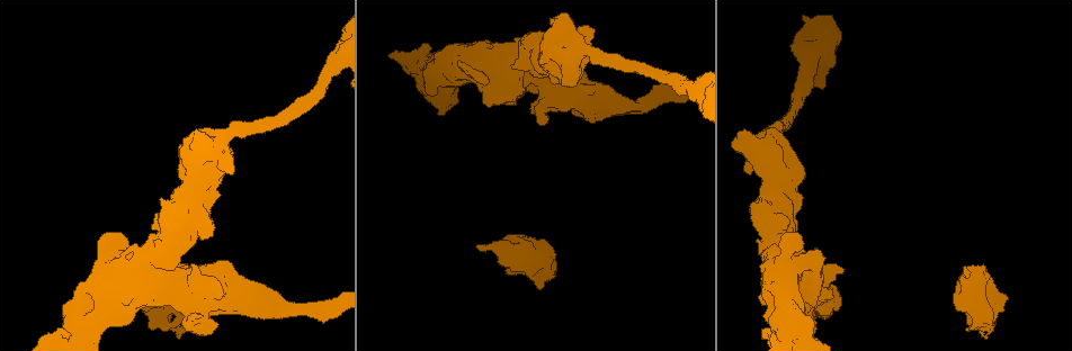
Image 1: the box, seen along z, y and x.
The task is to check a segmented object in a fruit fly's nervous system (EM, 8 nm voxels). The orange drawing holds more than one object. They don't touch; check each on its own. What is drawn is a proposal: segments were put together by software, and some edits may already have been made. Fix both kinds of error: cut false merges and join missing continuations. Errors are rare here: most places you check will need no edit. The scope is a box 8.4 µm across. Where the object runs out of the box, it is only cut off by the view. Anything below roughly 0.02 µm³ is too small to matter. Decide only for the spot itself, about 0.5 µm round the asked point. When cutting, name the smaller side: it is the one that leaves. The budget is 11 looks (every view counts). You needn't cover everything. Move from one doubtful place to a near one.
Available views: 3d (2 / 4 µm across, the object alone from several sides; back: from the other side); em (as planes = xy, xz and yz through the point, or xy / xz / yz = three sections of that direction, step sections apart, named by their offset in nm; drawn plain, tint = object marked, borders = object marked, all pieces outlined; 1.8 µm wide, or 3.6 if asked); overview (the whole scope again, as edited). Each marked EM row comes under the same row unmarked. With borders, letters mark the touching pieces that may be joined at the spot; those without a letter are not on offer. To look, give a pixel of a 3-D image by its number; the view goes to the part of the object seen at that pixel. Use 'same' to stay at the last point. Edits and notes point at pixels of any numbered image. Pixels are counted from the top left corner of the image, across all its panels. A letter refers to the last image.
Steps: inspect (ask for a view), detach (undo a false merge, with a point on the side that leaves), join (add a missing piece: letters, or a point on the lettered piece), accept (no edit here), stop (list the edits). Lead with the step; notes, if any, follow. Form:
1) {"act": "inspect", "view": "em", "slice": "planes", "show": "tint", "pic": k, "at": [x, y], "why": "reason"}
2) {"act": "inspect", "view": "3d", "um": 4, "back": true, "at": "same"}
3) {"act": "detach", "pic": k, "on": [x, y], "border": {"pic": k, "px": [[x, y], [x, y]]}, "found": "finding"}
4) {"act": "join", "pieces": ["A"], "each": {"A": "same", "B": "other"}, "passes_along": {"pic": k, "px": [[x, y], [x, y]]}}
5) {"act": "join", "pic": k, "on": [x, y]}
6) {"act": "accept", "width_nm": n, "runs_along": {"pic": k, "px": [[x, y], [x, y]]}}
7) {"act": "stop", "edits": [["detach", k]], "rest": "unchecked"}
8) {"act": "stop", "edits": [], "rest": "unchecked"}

{"act": "inspect", "view": "3d", "um": 4, "pic": 1, "at": [567, 93], "why": "abrupt turn"}

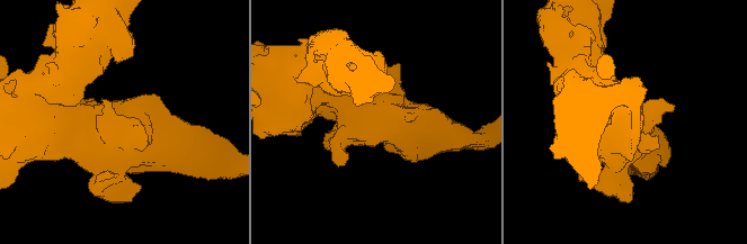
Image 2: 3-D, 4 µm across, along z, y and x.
{"act": "inspect", "view": "em", "um": 3.6, "slice": "xy", "step": 16, "show": "tint", "pic": 2, "at": [380, 117], "why": "need the tissue"}

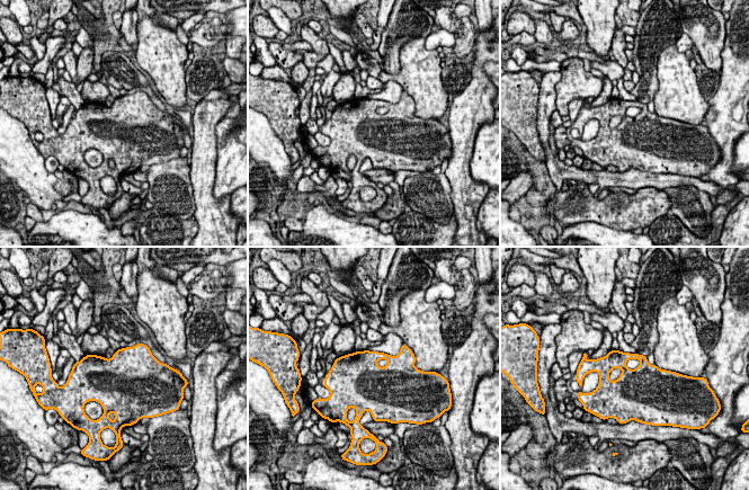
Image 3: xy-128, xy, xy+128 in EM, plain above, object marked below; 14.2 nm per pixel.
{"act": "inspect", "view": "em", "um": 3.6, "slice": "planes", "show": "borders", "at": "same", "why": "cut it another way"}

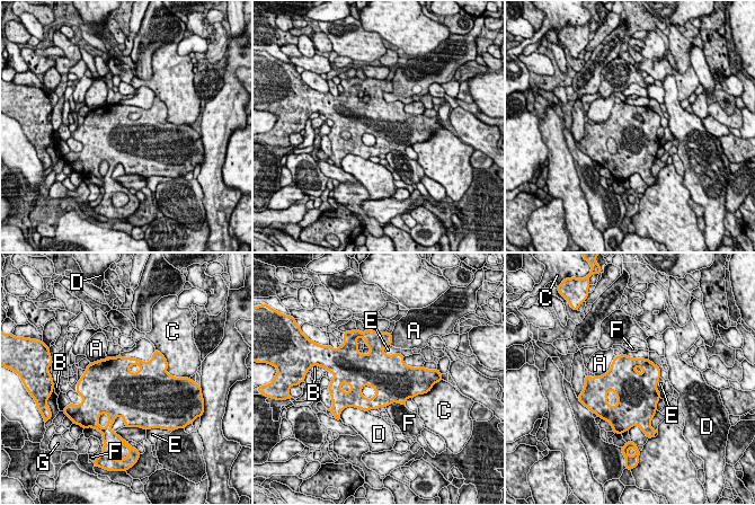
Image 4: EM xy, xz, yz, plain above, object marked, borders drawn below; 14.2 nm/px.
{"act": "accept", "each": {"A": "other", "B": "other", "C": "other", "D": "other", "E": "other", "F": "other", "G": "other"}, "border": {"pic": 4, "px": [[615, 356], [611, 366], [595, 377]]}, "found": "continuous, no second neuron"}

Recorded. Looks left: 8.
{"act": "inspect", "view": "em", "um": 3.6, "slice": "xz", "step": 8, "show": "tint", "pic": 1, "at": [122, 258], "why": "touches itself"}

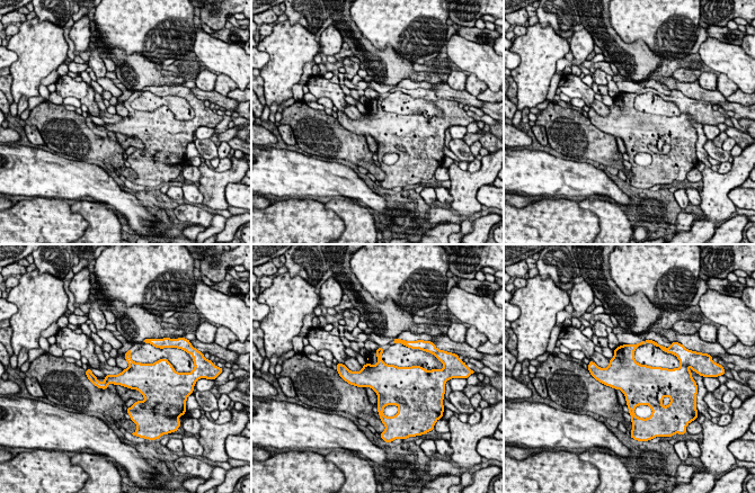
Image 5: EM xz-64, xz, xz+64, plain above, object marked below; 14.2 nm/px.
{"act": "inspect", "view": "em", "um": 3.6, "slice": "xz", "step": 8, "show": "borders", "at": "same"}

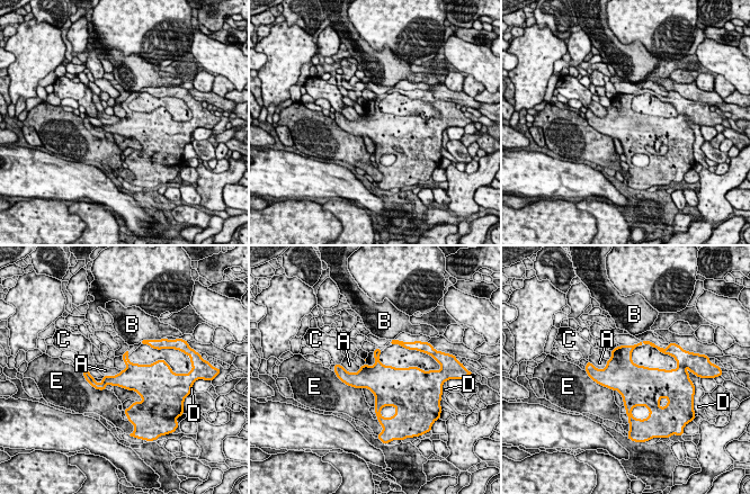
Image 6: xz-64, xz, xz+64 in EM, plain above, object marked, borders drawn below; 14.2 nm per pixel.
{"act": "accept", "longest_contact_nm": ["E", 400], "each": {"A": "other", "B": "other", "C": "other", "D": "other", "E": "other"}, "border": {"pic": 6, "px": [[340, 365], [348, 371], [360, 369]]}, "found": "continuous, no second neuron"}

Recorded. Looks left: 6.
{"act": "inspect", "view": "3d", "um": 2, "pic": 1, "at": [480, 244]}

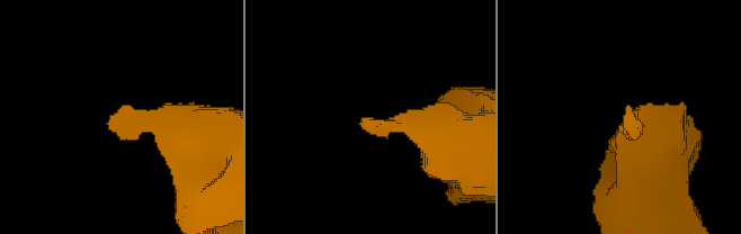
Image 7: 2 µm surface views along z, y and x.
{"act": "inspect", "view": "em", "slice": "planes", "show": "tint", "pic": 7, "at": [361, 120], "why": "shape alone is not enough"}

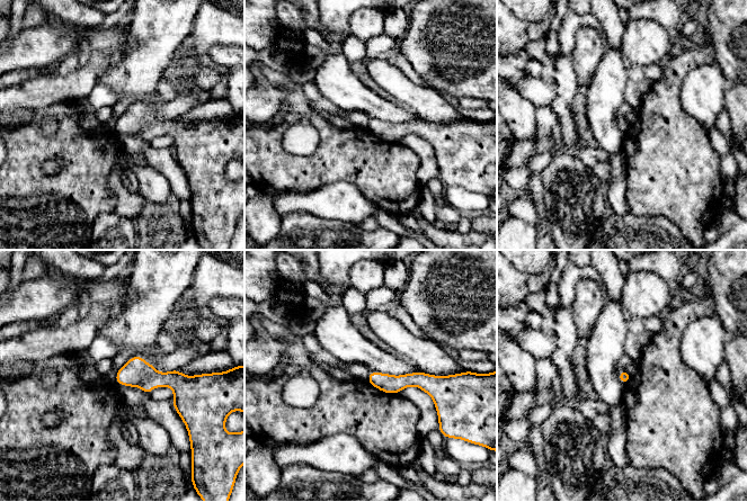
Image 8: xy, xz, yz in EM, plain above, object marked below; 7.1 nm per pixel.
{"act": "inspect", "view": "em", "slice": "planes", "show": "borders", "at": "same", "why": "see the neighbours"}

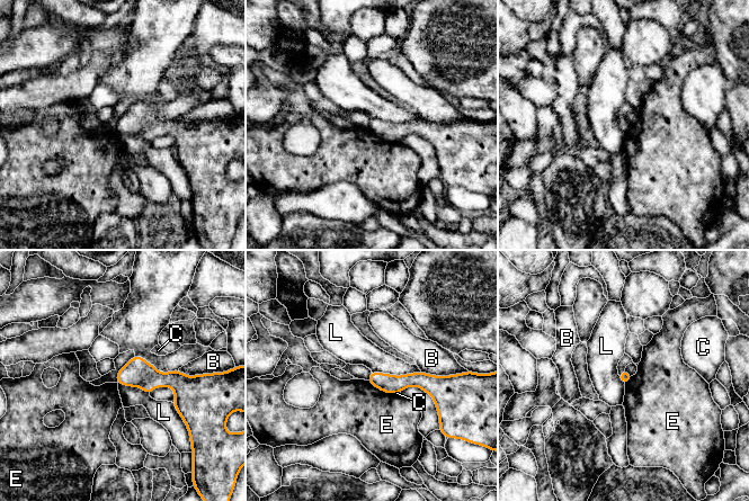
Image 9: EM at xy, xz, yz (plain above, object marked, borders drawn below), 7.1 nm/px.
{"act": "accept", "each": {"B": "other", "C": "other", "E": "other", "L": "other"}, "border": {"pic": 9, "px": [[420, 370], [400, 375], [372, 372]]}, "found": "no lettered piece goes on from it"}

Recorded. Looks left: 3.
{"act": "inspect", "view": "em", "um": 3.6, "slice": "xy", "step": 16, "show": "borders", "pic": 1, "at": [179, 321], "why": "touches itself"}

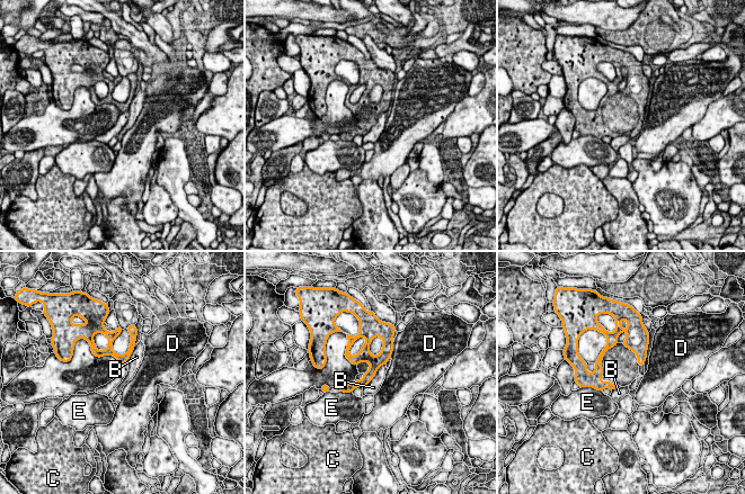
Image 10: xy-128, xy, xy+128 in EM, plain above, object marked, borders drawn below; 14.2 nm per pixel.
{"act": "inspect", "view": "em", "um": 3.6, "slice": "planes", "show": "borders", "at": "same", "why": "cut it another way"}

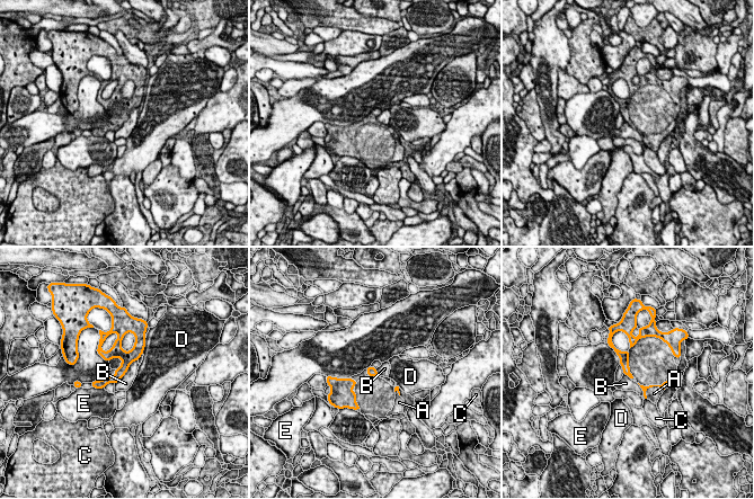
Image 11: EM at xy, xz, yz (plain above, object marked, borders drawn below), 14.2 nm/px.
{"act": "join", "pieces": ["A"], "each": {"A": "same", "B": "other", "C": "other", "D": "other", "E": "other"}, "passes_along": {"pic": 11, "px": [[663, 385], [652, 386], [654, 393]]}, "found": "it goes on there"}

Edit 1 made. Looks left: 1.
{"act": "stop", "edits": [["join", 11]], "rest": "unchecked"}

